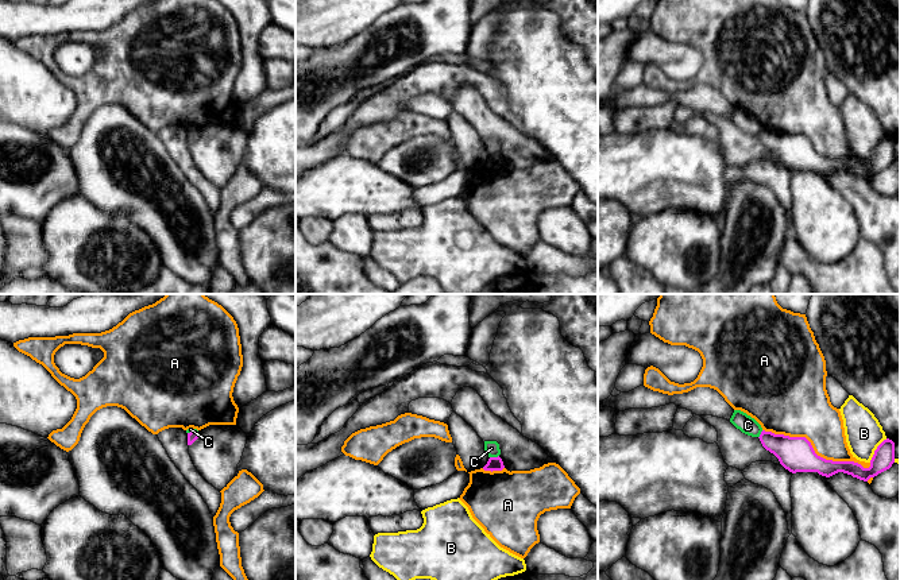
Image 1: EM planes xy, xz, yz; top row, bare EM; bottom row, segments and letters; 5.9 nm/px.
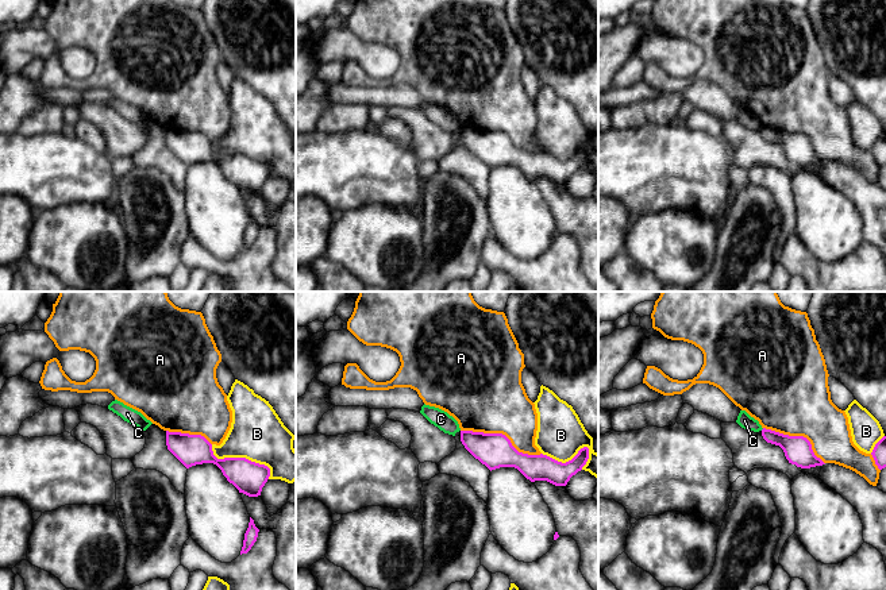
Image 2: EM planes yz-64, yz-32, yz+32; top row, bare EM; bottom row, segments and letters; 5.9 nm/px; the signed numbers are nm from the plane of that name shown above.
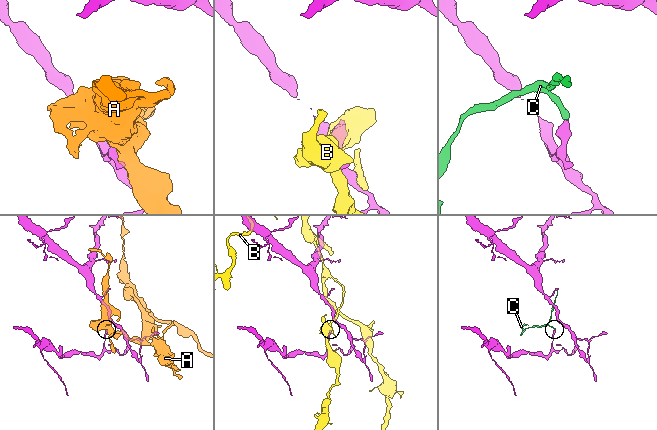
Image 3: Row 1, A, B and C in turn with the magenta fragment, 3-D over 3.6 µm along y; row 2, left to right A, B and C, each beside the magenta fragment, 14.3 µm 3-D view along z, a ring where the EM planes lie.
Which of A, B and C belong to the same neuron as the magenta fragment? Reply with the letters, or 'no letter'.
no letter

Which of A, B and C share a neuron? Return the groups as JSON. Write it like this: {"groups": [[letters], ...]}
{"groups": [["A"], ["B"], ["C"]]}

